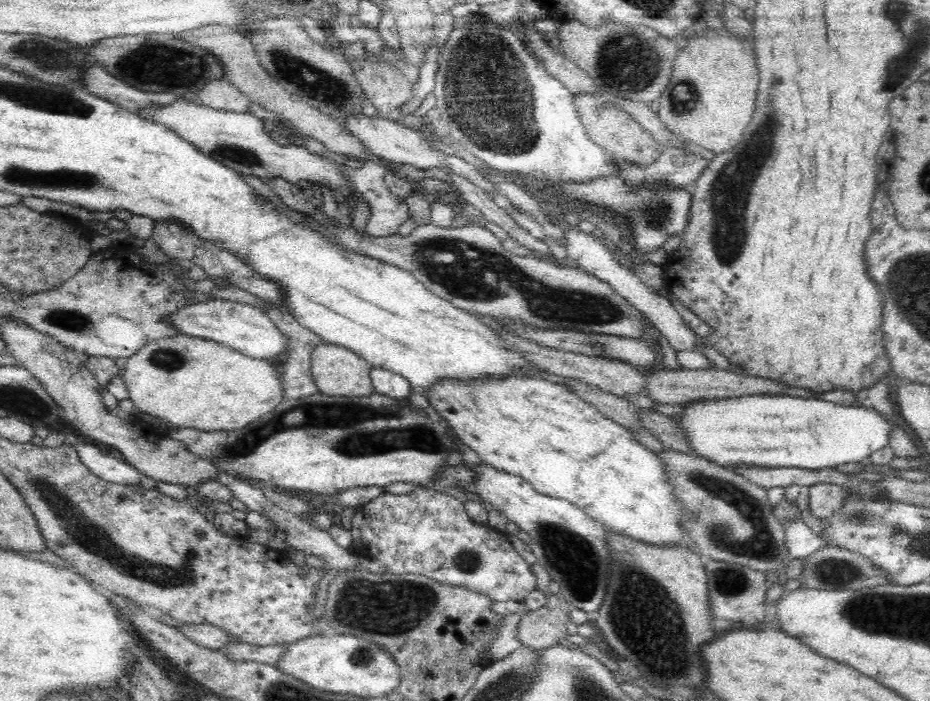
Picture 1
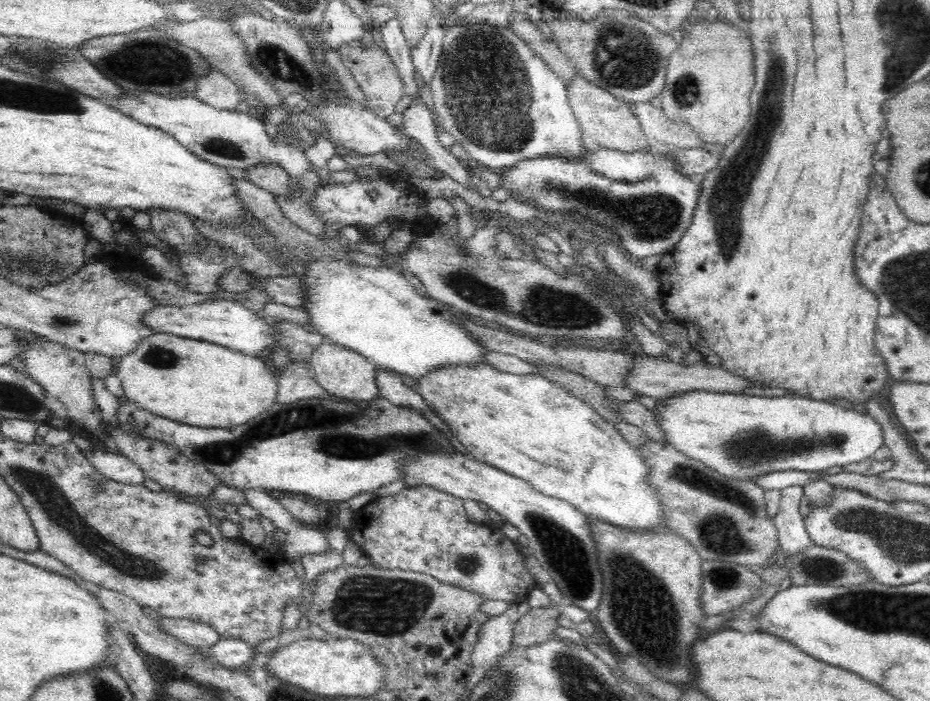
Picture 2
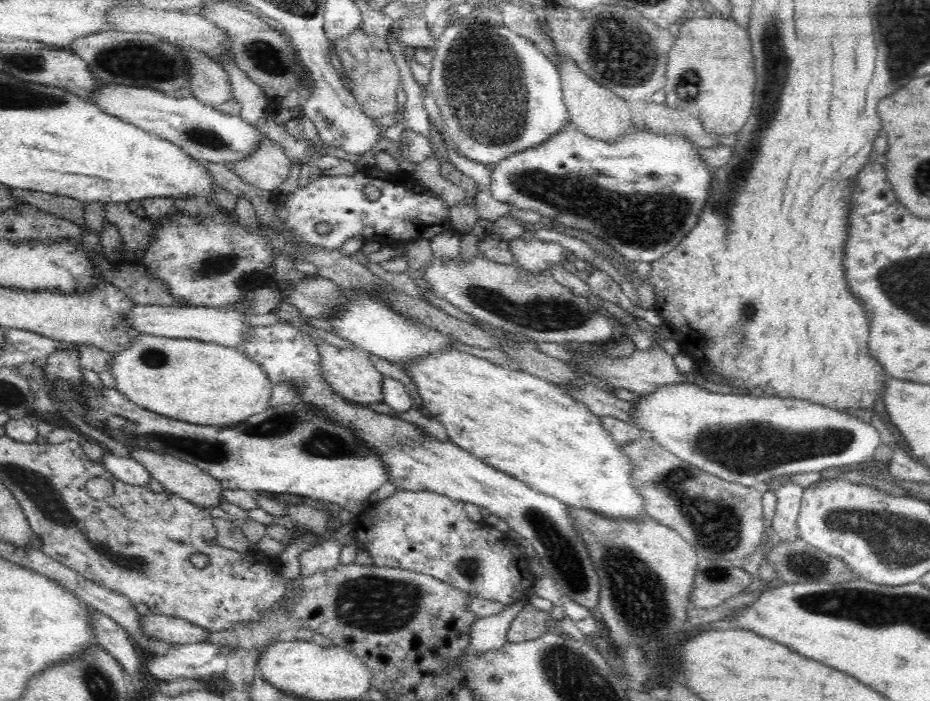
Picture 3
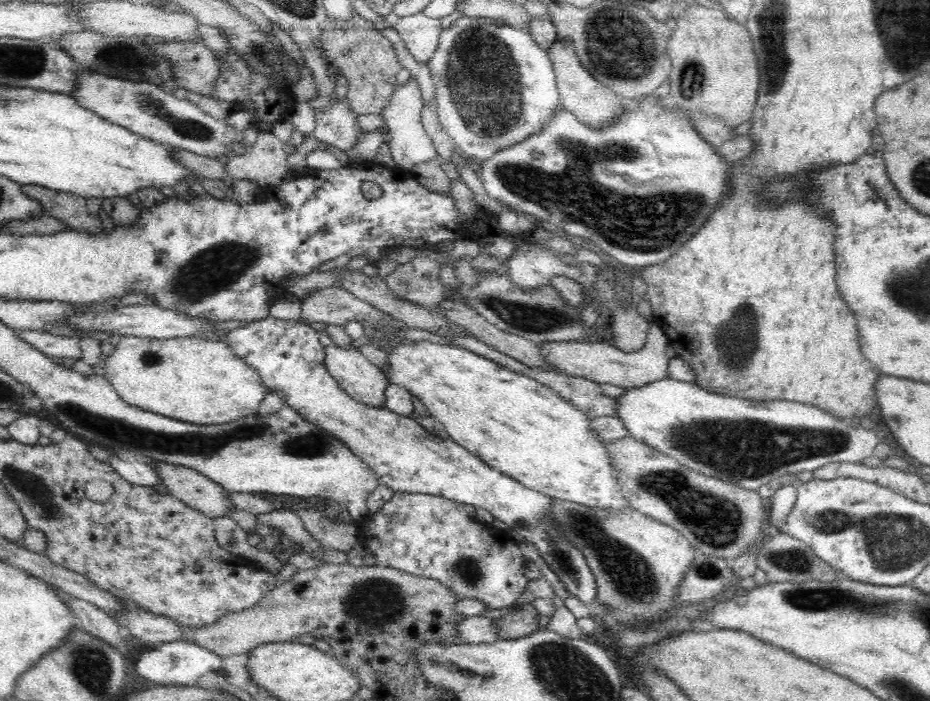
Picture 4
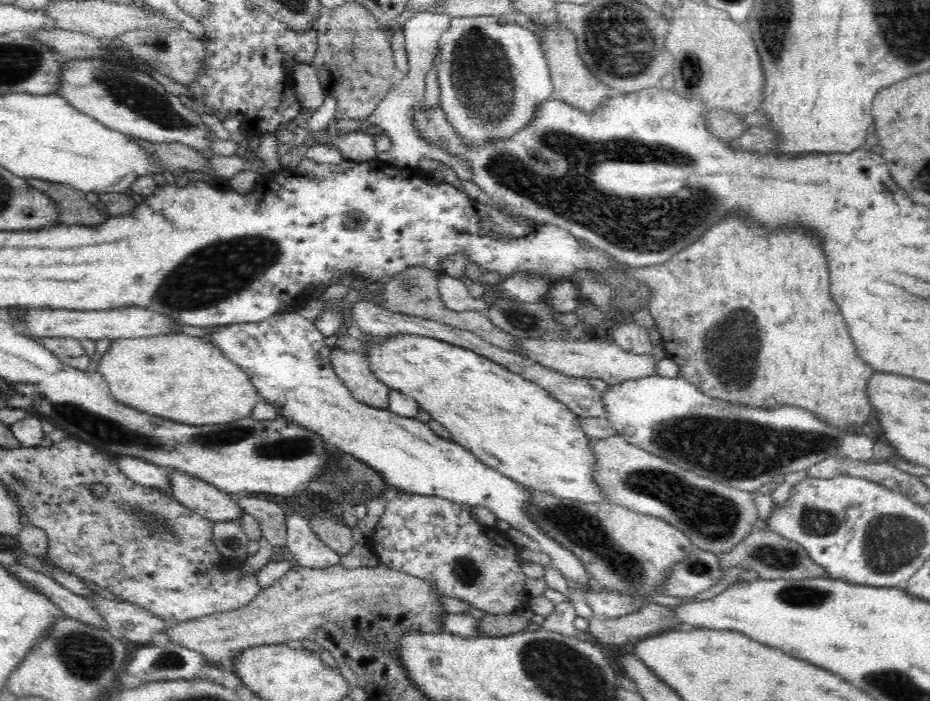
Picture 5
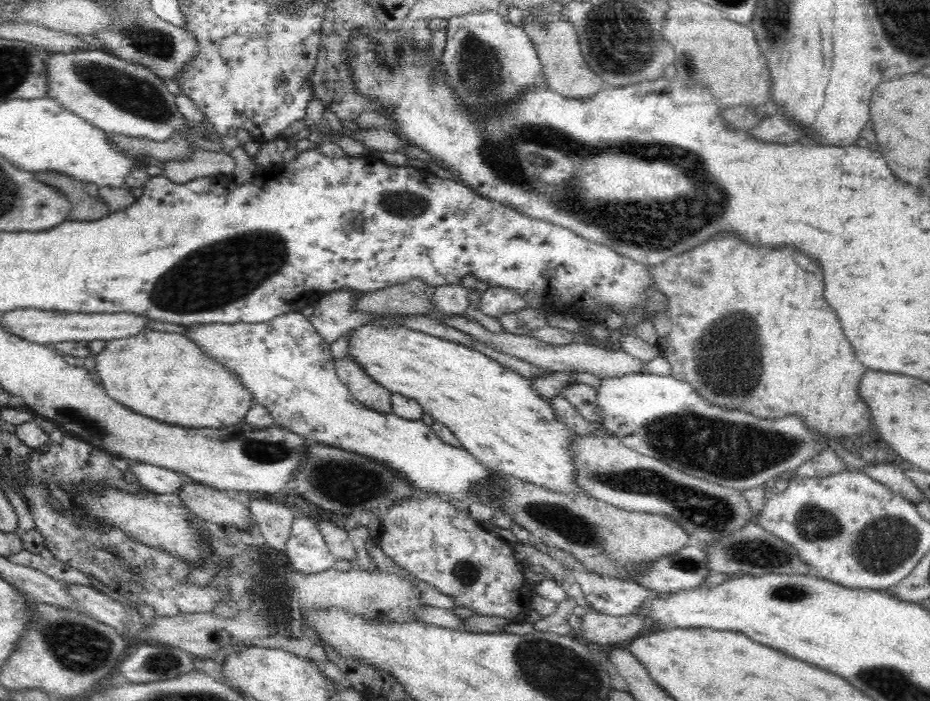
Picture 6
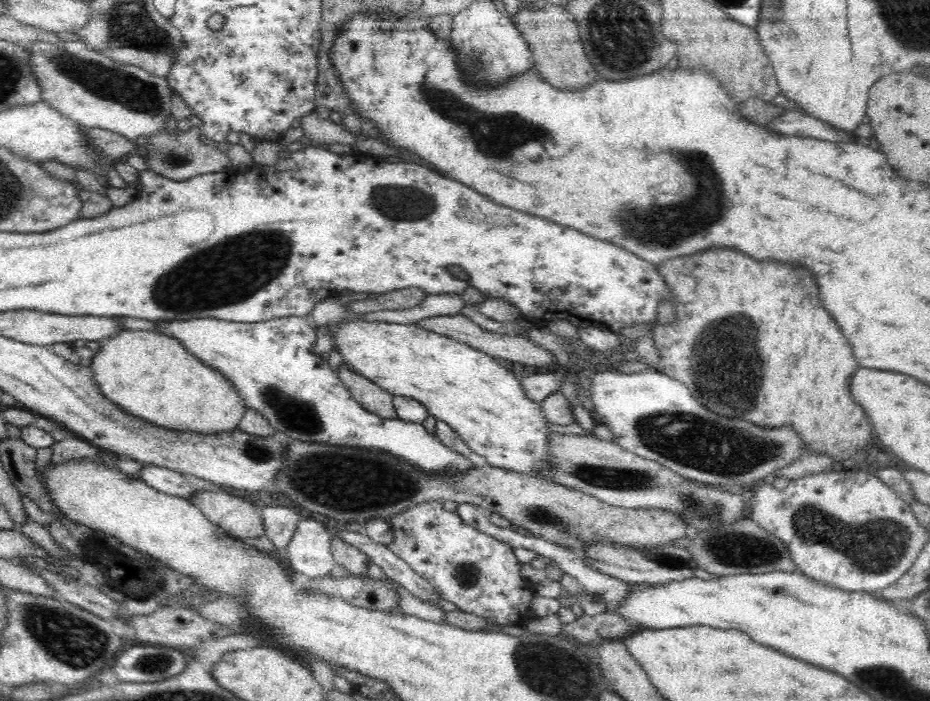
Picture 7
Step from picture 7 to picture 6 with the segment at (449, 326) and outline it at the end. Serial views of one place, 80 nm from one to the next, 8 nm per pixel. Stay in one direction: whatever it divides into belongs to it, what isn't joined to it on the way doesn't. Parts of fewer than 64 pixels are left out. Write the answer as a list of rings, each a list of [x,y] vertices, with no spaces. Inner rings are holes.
[[[467,315],[453,316],[448,320],[442,320],[442,323],[450,325],[470,336],[479,342],[484,342],[487,346],[492,346],[511,356],[518,356],[524,362],[534,364],[540,369],[551,371],[554,373],[590,373],[596,375],[599,379],[608,378],[623,378],[627,375],[641,374],[644,372],[643,366],[646,361],[640,361],[634,356],[623,352],[621,349],[608,349],[606,345],[594,346],[594,344],[586,344],[575,341],[571,344],[564,344],[564,346],[557,346],[556,344],[547,344],[538,338],[532,336],[518,336],[517,334],[510,334],[508,332],[494,333],[488,331],[485,327],[474,320],[468,319]]]

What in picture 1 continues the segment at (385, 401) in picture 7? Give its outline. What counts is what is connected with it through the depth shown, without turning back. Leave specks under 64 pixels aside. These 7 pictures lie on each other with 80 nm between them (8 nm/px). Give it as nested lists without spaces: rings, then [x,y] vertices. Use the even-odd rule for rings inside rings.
[[[321,342],[311,356],[311,374],[320,393],[328,396],[356,398],[375,392],[370,372],[373,367],[359,355],[332,343]]]

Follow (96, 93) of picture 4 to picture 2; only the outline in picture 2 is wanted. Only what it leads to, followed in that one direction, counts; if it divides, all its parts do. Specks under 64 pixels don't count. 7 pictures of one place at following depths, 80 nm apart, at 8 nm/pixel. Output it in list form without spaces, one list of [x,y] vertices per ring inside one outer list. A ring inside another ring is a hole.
[[[127,91],[122,92],[118,104],[112,107],[122,111],[124,114],[128,114],[129,117],[136,119],[140,123],[160,128],[167,134],[172,134],[180,144],[188,147],[188,150],[192,151],[196,156],[218,166],[248,170],[252,166],[258,166],[260,162],[277,164],[289,174],[294,182],[300,180],[301,176],[304,176],[304,172],[308,172],[312,168],[312,163],[304,153],[305,149],[302,146],[284,146],[284,144],[280,146],[280,144],[273,142],[270,136],[266,134],[266,125],[263,118],[252,117],[252,115],[237,111],[218,110],[216,107],[204,104],[196,97],[166,96],[152,92]]]

